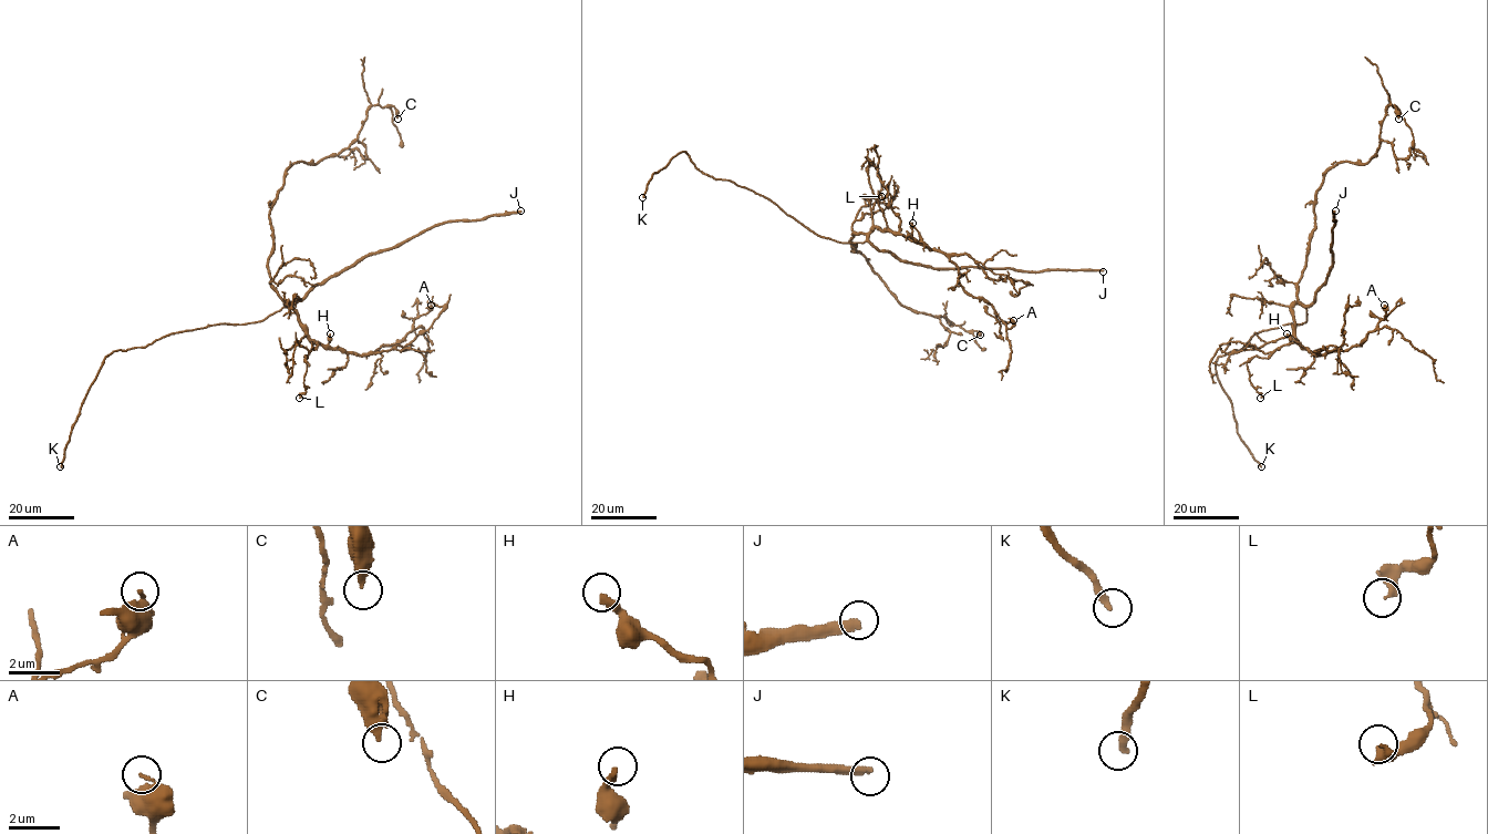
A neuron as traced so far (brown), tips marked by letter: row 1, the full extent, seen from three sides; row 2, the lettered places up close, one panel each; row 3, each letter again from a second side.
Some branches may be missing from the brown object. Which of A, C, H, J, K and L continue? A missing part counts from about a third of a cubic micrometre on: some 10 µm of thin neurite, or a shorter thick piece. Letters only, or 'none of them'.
H, J, K

